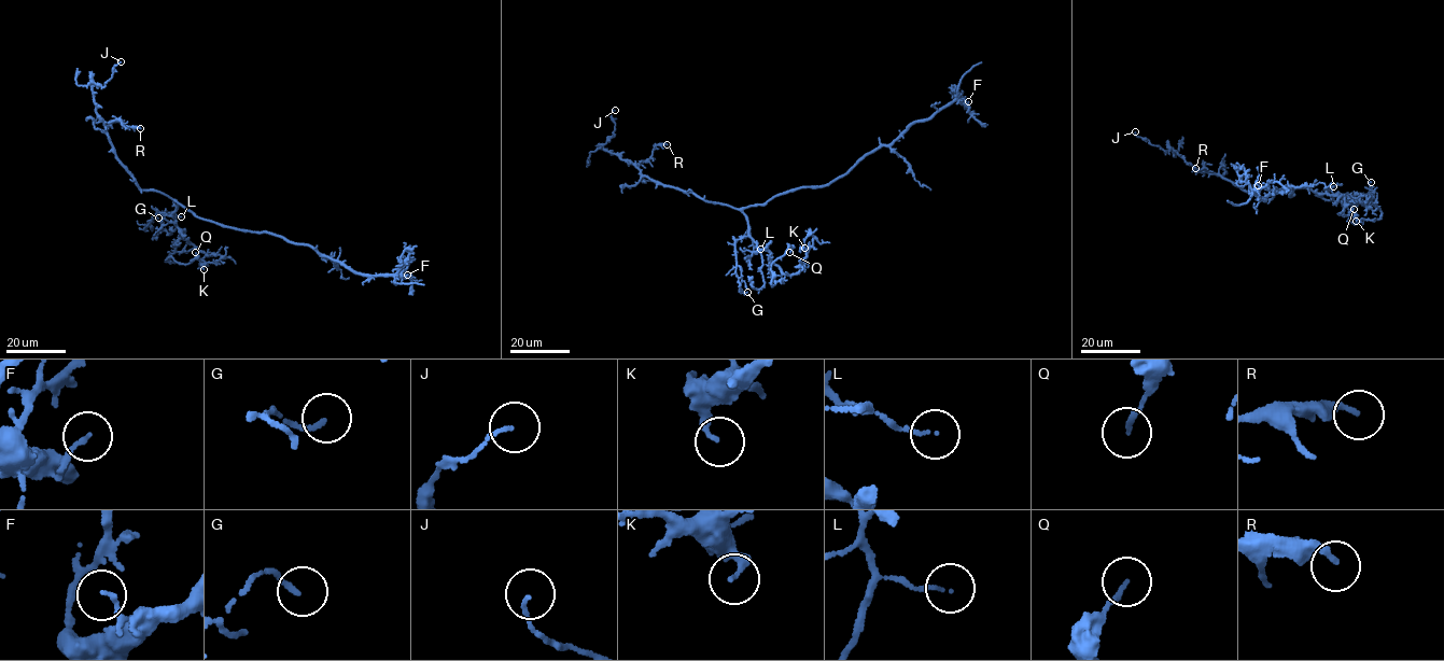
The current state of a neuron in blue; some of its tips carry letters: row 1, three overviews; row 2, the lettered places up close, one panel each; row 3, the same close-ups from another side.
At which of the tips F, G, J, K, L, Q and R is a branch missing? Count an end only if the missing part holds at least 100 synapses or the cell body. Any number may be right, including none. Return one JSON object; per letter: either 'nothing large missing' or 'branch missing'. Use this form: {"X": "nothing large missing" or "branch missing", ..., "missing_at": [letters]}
{"F": "nothing large missing", "G": "nothing large missing", "J": "nothing large missing", "K": "nothing large missing", "L": "nothing large missing", "Q": "nothing large missing", "R": "nothing large missing", "missing_at": []}

